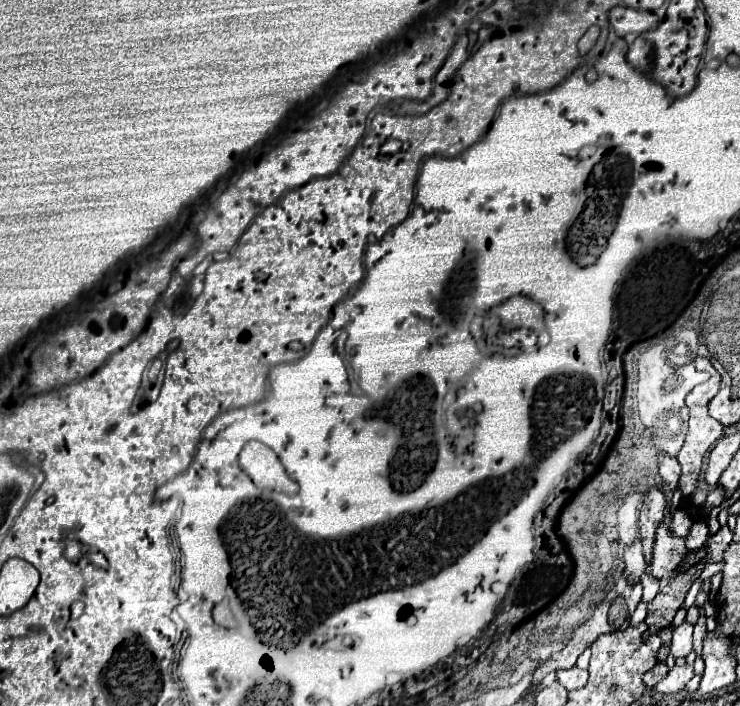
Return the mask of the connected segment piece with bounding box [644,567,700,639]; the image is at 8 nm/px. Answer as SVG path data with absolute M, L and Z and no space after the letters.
M692 567L684 573L674 575L666 585L660 587L658 595L648 603L648 615L646 615L648 629L644 631L644 639L670 627L676 611L682 607L686 593L698 575L700 575L700 571L694 571L694 567Z

